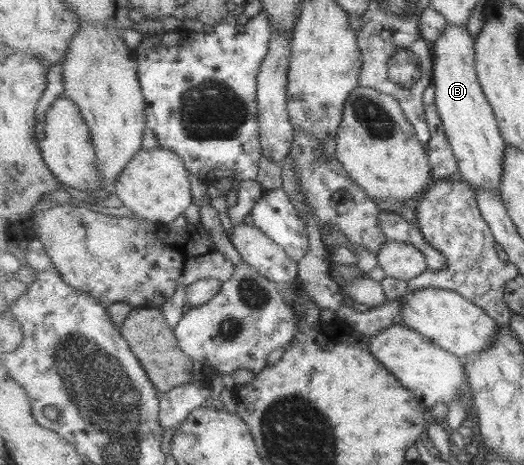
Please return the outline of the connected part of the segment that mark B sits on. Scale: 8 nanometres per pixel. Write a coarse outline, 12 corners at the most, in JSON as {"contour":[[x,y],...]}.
{"contour":[[449,23],[431,48],[459,177],[500,195],[508,143]]}

